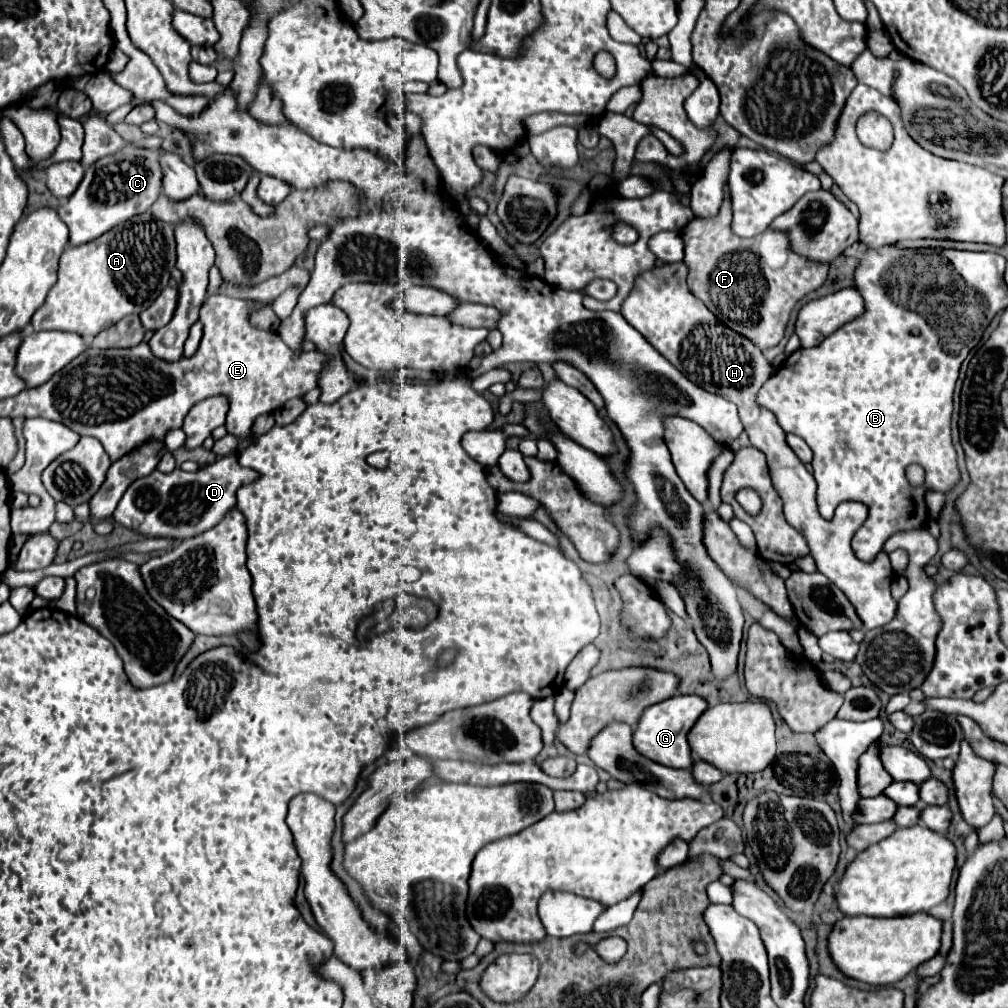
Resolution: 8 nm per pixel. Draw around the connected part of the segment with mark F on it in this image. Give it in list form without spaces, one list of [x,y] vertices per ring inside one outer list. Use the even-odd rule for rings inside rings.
[[[726,193],[726,199],[720,207],[720,213],[712,219],[692,219],[682,229],[684,239],[684,263],[688,265],[688,289],[692,295],[696,295],[714,315],[718,321],[722,321],[726,327],[734,329],[736,333],[746,335],[758,349],[766,351],[770,347],[776,347],[778,341],[784,337],[784,329],[790,317],[792,307],[810,291],[818,289],[828,275],[826,263],[814,263],[808,261],[796,253],[792,253],[788,245],[788,237],[780,231],[766,229],[762,235],[756,235],[752,239],[744,239],[732,233],[730,229],[732,221],[732,209],[730,209],[730,197]]]

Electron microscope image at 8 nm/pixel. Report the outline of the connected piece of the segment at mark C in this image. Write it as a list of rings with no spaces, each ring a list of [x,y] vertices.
[[[126,145],[118,153],[98,159],[86,169],[84,179],[70,195],[70,199],[58,207],[60,219],[70,229],[70,245],[88,243],[118,223],[148,211],[162,193],[162,177],[164,173],[160,167],[160,149]]]

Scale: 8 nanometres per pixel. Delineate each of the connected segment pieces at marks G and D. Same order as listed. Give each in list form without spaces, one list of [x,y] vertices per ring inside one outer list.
[[[674,695],[662,703],[646,707],[632,735],[634,749],[654,763],[674,767],[674,769],[690,769],[692,757],[690,757],[686,733],[692,729],[692,725],[704,713],[706,707],[708,707],[706,701],[696,695]]]
[[[226,455],[194,473],[182,469],[174,469],[168,475],[160,471],[152,471],[148,477],[136,479],[128,487],[118,507],[114,509],[112,517],[116,523],[148,539],[170,537],[180,543],[218,525],[224,519],[224,515],[236,507],[236,491],[242,485],[256,481],[258,477],[260,473],[242,467],[236,461],[236,455]]]

